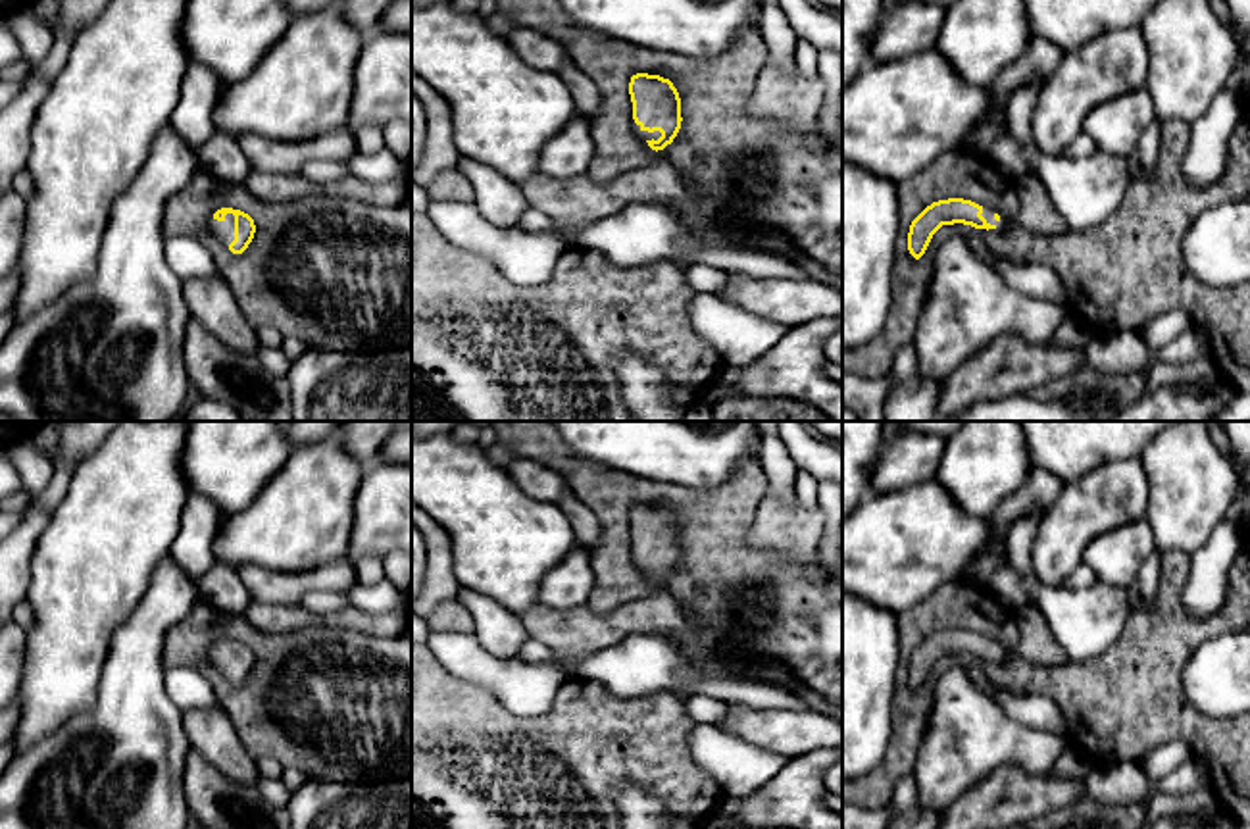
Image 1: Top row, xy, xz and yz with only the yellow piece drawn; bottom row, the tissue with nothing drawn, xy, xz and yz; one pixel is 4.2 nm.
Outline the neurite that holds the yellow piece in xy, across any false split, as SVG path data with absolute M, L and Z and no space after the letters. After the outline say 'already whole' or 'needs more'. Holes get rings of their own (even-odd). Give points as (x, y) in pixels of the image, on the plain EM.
M221 639L213 644L213 664L229 675L233 685L242 685L254 669L254 650L233 639Z; needs more

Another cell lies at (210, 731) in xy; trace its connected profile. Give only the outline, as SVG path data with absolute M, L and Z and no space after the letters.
M219 706L185 712L183 725L190 748L210 766L215 766L240 785L256 785L260 781L256 760L246 754L233 721Z

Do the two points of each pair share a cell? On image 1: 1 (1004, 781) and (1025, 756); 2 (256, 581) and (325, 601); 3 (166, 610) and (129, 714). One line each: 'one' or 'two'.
1: two
2: two
3: one

